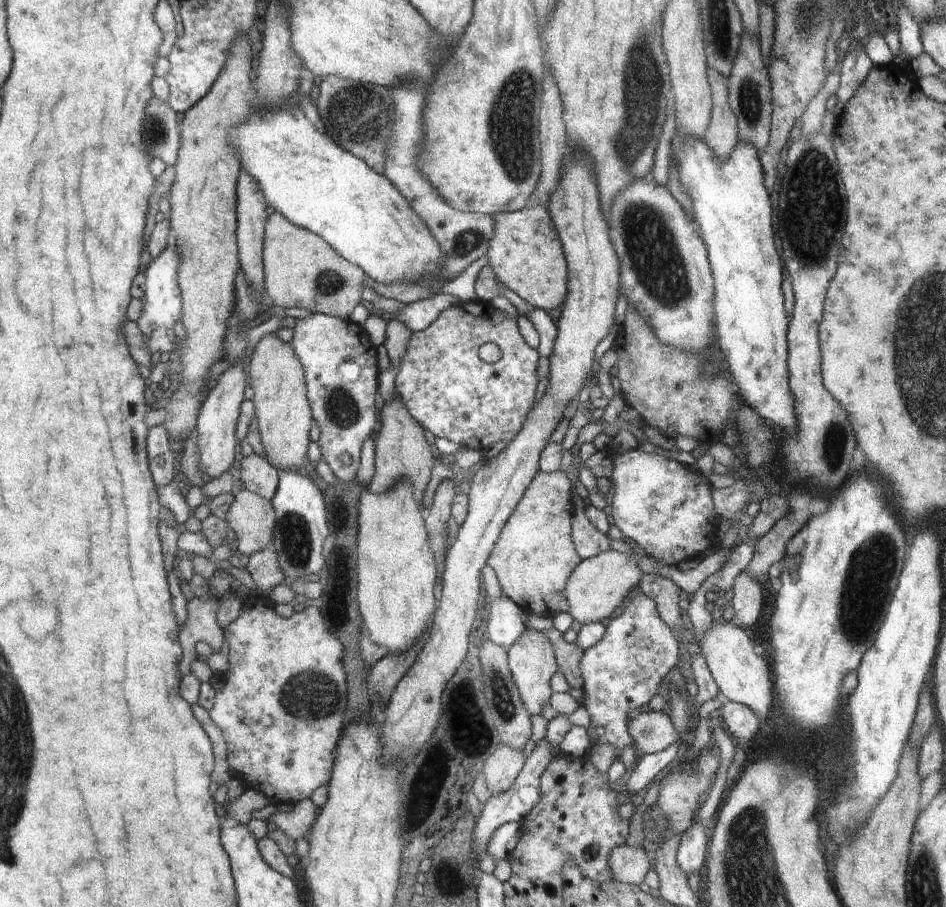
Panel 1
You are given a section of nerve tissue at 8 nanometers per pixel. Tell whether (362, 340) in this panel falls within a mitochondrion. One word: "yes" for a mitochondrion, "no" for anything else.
no

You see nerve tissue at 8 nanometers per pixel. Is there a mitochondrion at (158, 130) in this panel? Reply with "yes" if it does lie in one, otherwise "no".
yes

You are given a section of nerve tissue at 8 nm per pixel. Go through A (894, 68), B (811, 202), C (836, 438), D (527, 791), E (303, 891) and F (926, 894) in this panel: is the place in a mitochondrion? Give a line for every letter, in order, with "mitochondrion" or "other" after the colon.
A: other
B: mitochondrion
C: mitochondrion
D: other
E: other
F: mitochondrion

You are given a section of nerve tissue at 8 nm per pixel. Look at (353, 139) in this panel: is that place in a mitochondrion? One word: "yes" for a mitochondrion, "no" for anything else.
yes

